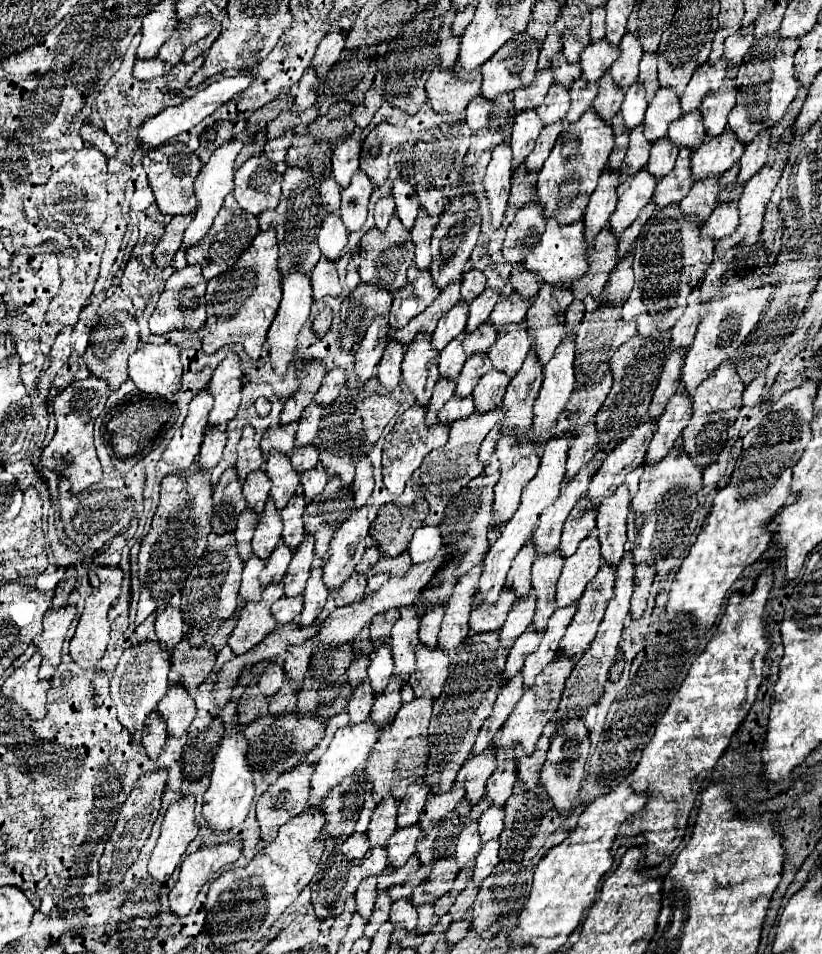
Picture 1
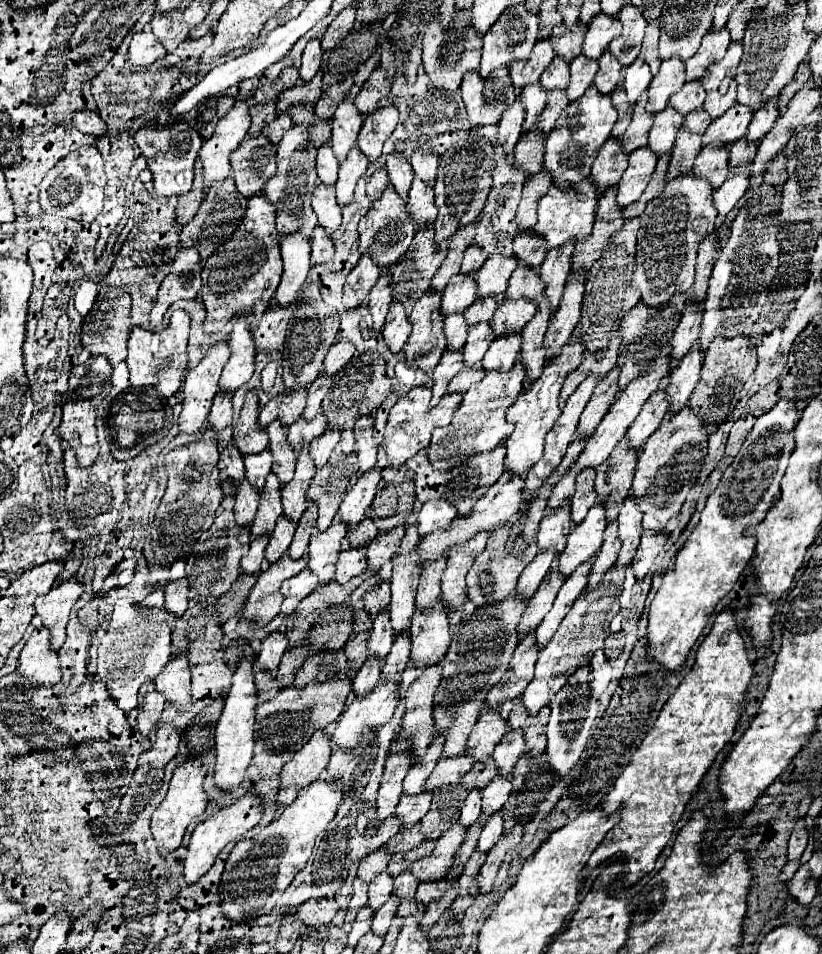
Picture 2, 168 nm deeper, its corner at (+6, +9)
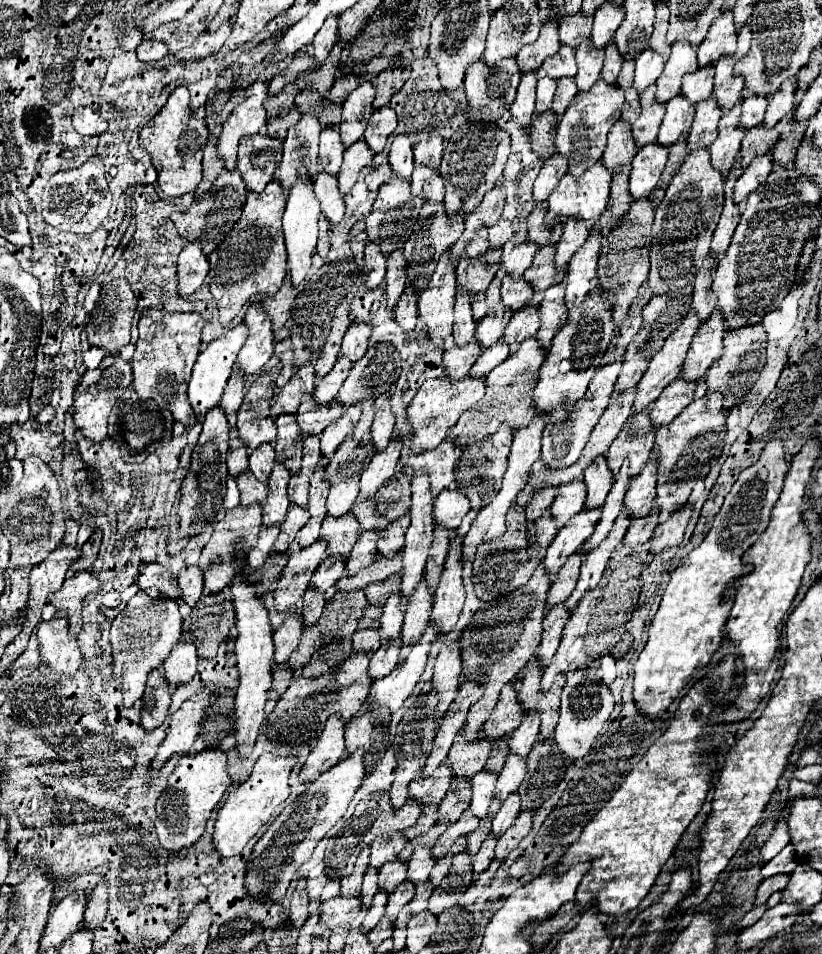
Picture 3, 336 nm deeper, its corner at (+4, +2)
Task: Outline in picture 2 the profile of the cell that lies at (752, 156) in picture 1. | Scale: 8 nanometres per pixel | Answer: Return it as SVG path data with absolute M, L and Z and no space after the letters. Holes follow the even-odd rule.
M774 99L774 101L766 103L762 109L758 109L754 113L752 123L748 127L748 133L746 133L746 141L748 143L758 143L772 129L776 117L778 117L778 103Z

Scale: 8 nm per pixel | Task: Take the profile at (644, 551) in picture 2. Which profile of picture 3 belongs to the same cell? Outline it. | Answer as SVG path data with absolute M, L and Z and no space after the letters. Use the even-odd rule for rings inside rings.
M684 504L680 510L672 512L672 516L670 516L668 520L664 520L664 522L656 528L656 532L654 532L652 540L650 540L650 544L652 544L652 554L658 554L658 552L662 552L662 550L668 548L668 546L678 546L678 544L682 544L684 530L686 530L690 518L692 518L692 506L690 506L690 504Z

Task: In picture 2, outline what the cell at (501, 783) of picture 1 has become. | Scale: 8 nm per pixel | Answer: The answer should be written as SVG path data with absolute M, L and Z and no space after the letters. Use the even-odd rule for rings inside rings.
M520 731L506 733L502 741L496 745L494 755L492 755L498 775L508 775L522 753L524 753L524 735Z

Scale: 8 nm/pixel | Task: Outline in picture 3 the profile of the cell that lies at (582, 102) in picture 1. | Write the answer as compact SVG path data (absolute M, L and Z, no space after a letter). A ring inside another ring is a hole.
M584 40L576 48L576 62L578 62L578 74L576 74L576 84L580 90L590 88L602 72L602 62L604 62L604 50L598 50L592 46L590 40Z

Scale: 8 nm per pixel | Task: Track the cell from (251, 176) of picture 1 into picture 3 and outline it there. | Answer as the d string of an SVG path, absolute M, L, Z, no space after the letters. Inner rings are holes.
M264 134L244 136L238 150L238 170L252 192L262 192L272 180L274 170L282 158L282 142Z

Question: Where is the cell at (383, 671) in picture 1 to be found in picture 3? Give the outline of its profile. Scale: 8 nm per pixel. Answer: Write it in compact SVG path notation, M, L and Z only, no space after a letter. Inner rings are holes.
M394 590L386 604L384 604L384 612L380 618L382 624L382 638L398 638L400 630L402 630L402 622L404 622L404 612L406 612L406 604L404 598L400 594L400 590Z

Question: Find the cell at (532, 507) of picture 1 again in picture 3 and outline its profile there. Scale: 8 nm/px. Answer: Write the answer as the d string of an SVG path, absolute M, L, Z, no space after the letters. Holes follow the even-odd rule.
M622 358L622 360L616 360L616 362L612 362L612 364L602 366L602 368L594 374L586 396L584 396L582 400L578 400L572 410L558 408L558 410L554 410L554 412L550 414L548 424L546 424L546 428L544 428L544 436L542 436L542 460L544 460L548 466L552 466L552 468L560 468L560 466L562 466L562 468L564 468L564 466L570 466L572 462L578 460L578 456L580 456L580 452L582 452L582 448L584 448L584 444L586 444L592 428L598 424L600 416L602 416L604 410L608 408L610 396L612 396L612 392L614 392L614 384L616 384L616 380L618 380L618 376L620 376L620 370L622 370L622 362L624 362L624 358Z

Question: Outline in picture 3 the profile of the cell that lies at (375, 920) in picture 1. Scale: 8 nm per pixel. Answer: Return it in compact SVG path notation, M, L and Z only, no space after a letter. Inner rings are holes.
M398 856L390 862L386 862L380 868L378 874L378 886L380 888L388 888L388 892L394 892L398 888L400 882L404 882L406 878L406 870L408 870L408 862L402 862Z

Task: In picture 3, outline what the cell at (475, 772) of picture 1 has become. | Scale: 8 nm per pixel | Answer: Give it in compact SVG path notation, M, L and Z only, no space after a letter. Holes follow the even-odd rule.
M508 682L504 684L498 704L492 710L490 718L484 722L482 730L488 732L490 740L504 738L506 734L514 732L520 726L522 716L524 716L524 706L518 700L518 688L514 682Z

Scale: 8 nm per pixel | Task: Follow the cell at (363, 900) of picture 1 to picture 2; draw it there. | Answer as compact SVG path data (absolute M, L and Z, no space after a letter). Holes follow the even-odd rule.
M374 851L370 855L366 855L360 865L358 865L358 877L364 883L372 883L376 875L380 875L382 871L386 871L386 865L390 861L390 855L384 851Z

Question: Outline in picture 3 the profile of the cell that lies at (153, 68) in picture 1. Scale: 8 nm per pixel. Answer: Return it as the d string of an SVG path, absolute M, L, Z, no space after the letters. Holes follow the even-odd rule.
M142 40L142 44L136 48L136 56L144 62L160 60L166 54L168 54L168 46L164 42L156 42L156 40Z

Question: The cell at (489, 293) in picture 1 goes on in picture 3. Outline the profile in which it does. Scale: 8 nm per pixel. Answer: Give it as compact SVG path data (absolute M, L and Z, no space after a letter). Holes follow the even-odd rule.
M508 240L502 250L502 264L500 264L502 272L508 272L510 276L520 278L528 270L528 266L532 264L536 250L540 250L540 246L534 242L514 244L512 240Z

